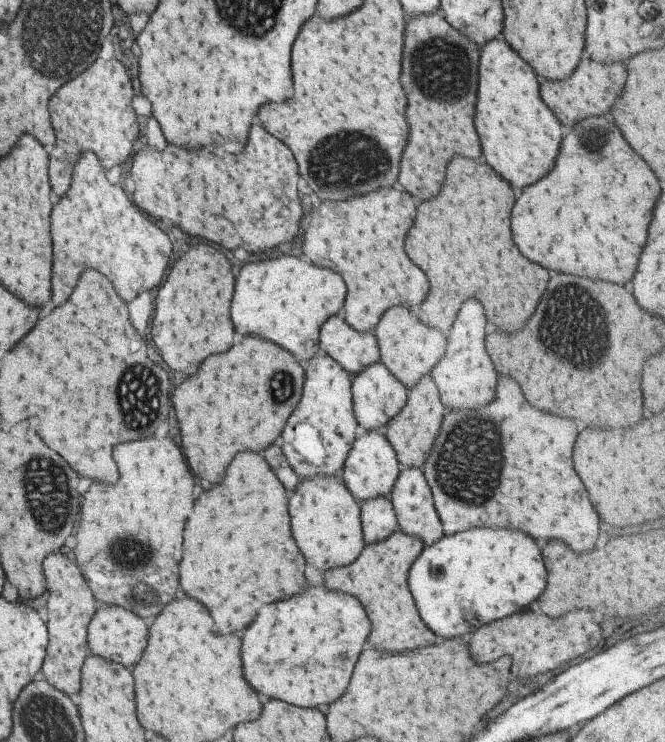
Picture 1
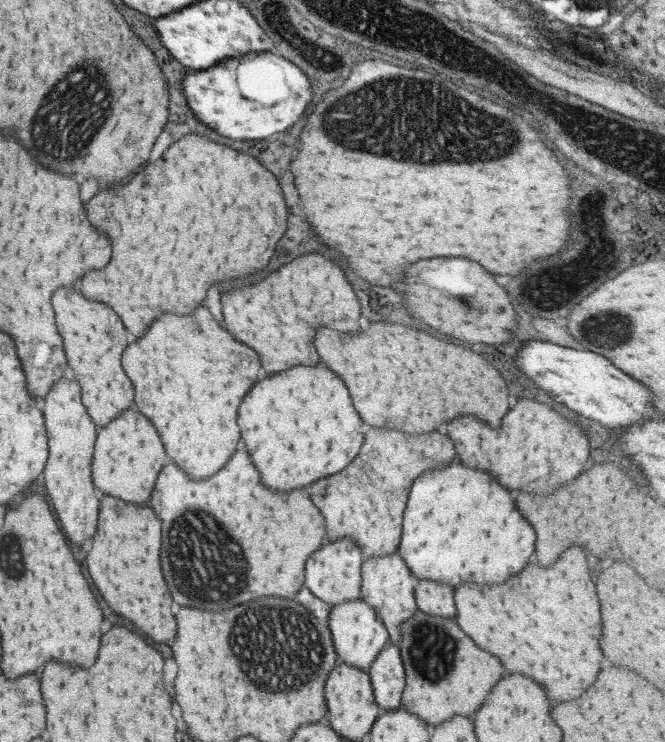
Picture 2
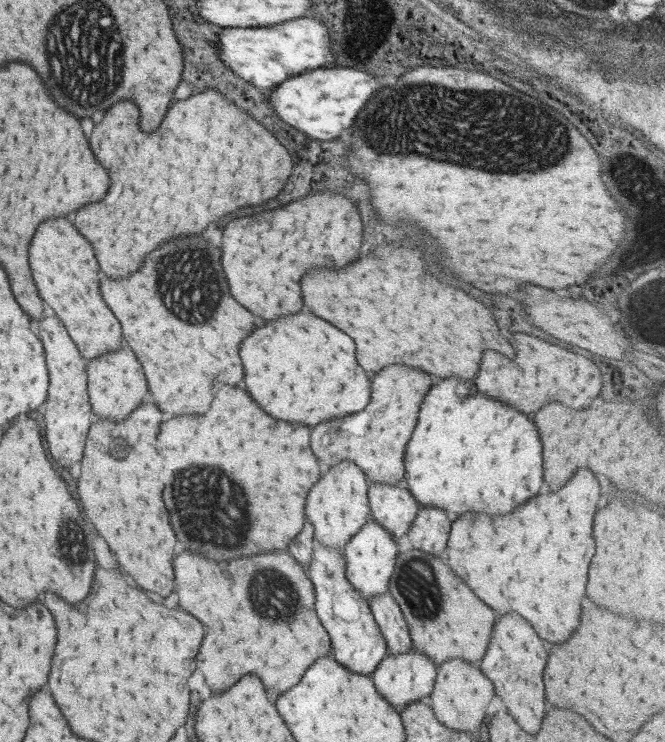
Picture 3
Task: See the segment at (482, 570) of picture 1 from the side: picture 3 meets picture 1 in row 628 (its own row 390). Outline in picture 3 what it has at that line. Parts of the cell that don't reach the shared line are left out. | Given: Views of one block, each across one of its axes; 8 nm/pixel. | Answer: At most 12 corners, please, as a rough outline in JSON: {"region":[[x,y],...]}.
{"region":[[441,380],[405,445],[419,507],[509,514],[541,488],[527,416]]}

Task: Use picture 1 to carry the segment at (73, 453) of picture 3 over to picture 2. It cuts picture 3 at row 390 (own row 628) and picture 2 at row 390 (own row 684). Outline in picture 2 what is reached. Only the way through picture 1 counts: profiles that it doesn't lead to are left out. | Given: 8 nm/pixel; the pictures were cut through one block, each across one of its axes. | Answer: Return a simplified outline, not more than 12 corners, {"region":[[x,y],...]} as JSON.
{"region":[[74,379],[43,398],[43,488],[71,544],[95,534],[97,427]]}

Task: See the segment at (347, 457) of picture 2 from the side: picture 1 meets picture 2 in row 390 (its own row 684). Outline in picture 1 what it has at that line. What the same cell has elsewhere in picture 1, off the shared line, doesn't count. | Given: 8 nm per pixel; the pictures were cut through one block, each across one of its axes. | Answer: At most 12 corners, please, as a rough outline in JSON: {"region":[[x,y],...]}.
{"region":[[323,586],[261,608],[245,682],[299,708],[335,702],[369,634]]}

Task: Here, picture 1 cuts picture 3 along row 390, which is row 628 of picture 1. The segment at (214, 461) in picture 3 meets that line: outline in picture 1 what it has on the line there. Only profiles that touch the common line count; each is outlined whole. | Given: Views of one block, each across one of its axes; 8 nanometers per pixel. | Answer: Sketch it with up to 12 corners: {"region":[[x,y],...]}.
{"region":[[237,454],[199,494],[179,586],[215,634],[307,588],[285,490]]}

